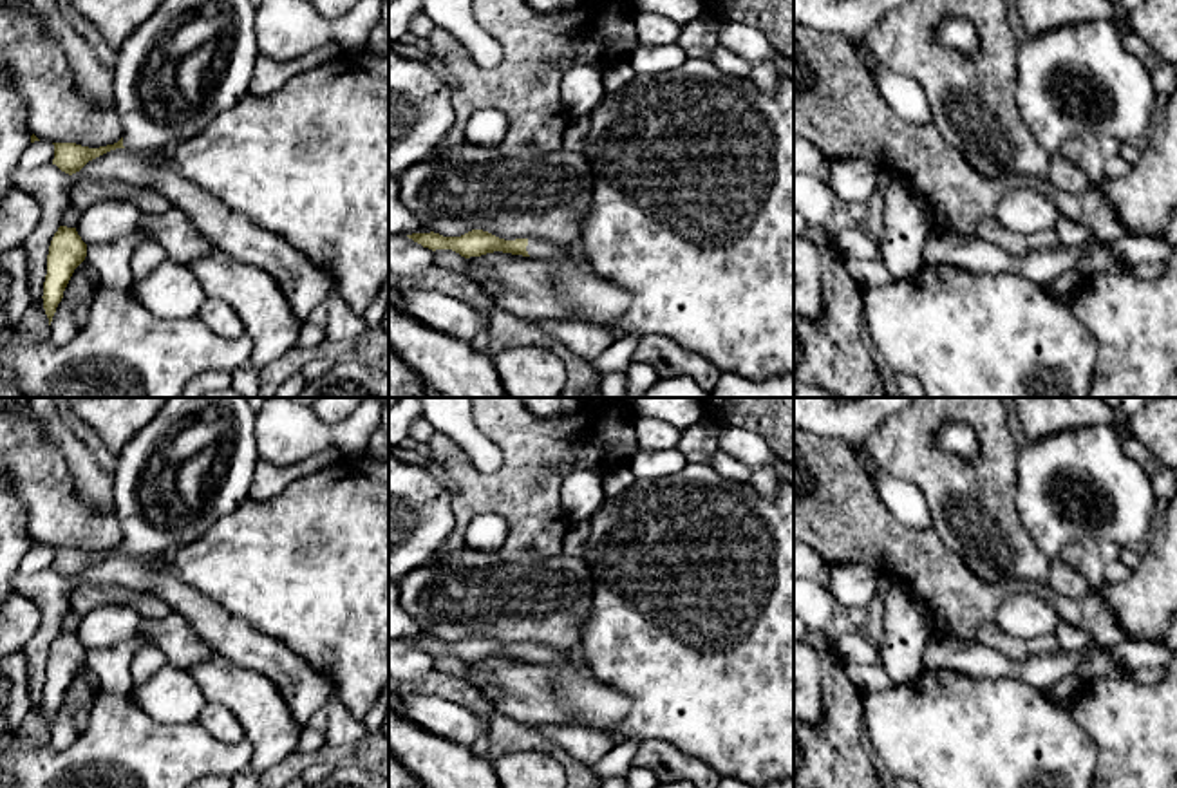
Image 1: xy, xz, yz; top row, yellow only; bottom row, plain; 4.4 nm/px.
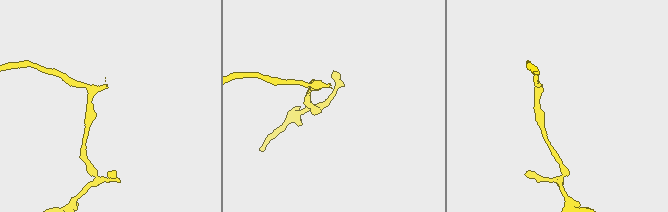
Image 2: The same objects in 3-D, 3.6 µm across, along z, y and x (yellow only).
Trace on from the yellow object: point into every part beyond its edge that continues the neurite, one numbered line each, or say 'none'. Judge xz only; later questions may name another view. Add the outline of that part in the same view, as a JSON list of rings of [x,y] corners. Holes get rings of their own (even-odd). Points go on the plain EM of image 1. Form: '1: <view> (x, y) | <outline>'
1: xz (584, 702) | [[[532,642],[526,656],[532,663],[550,667],[555,672],[553,696],[562,712],[559,728],[580,727],[615,736],[617,727],[631,708],[631,699],[604,685],[582,660],[580,649],[562,651]]]

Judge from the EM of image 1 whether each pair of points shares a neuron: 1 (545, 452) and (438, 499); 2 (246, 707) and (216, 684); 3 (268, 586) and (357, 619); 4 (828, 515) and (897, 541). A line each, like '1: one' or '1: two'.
1: two
2: one
3: one
4: one

